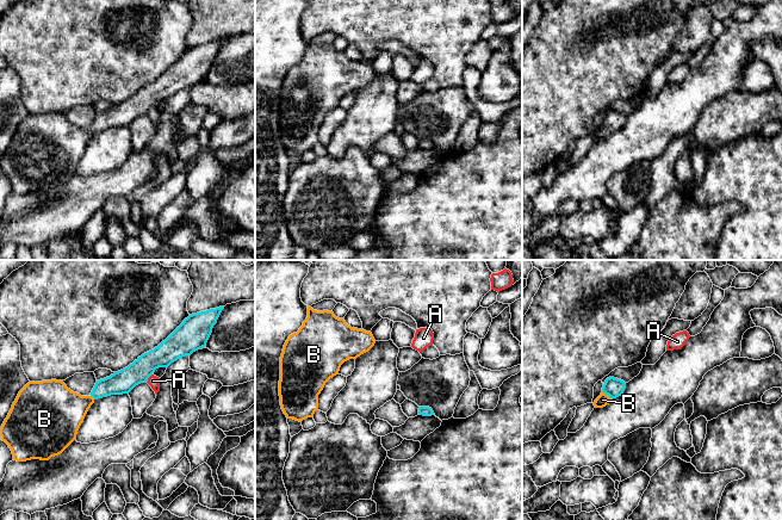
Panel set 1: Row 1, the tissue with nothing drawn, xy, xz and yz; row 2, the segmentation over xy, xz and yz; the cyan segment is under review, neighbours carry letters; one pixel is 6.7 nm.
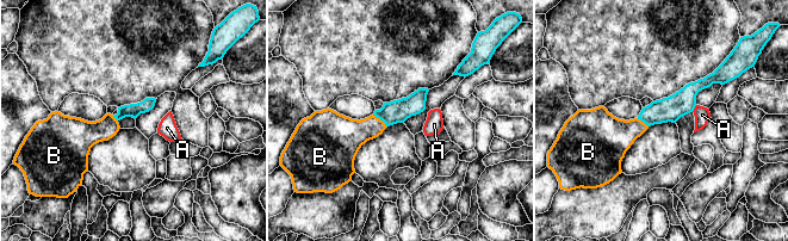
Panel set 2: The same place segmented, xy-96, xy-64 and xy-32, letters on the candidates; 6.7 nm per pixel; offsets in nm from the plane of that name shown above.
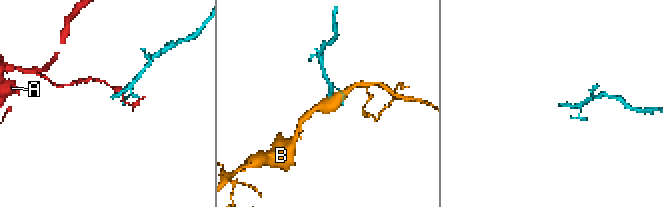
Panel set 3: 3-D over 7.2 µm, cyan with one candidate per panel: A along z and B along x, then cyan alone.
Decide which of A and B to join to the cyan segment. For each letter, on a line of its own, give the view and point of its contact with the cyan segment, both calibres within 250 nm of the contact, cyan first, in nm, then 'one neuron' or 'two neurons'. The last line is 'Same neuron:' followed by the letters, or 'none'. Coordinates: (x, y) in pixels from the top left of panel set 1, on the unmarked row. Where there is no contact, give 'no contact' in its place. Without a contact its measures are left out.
A: xy (148, 110) | 160/80 nm | two neurons
B: yz (607, 127) | 130/80 nm | one neuron
Same neuron: B

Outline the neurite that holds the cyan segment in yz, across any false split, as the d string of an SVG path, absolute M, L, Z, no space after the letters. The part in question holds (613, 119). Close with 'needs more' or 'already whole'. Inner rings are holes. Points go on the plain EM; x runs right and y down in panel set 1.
M609 110L606 112L601 128L595 132L595 141L603 141L610 136L613 131L616 131L623 126L626 116L621 112Z; needs more

